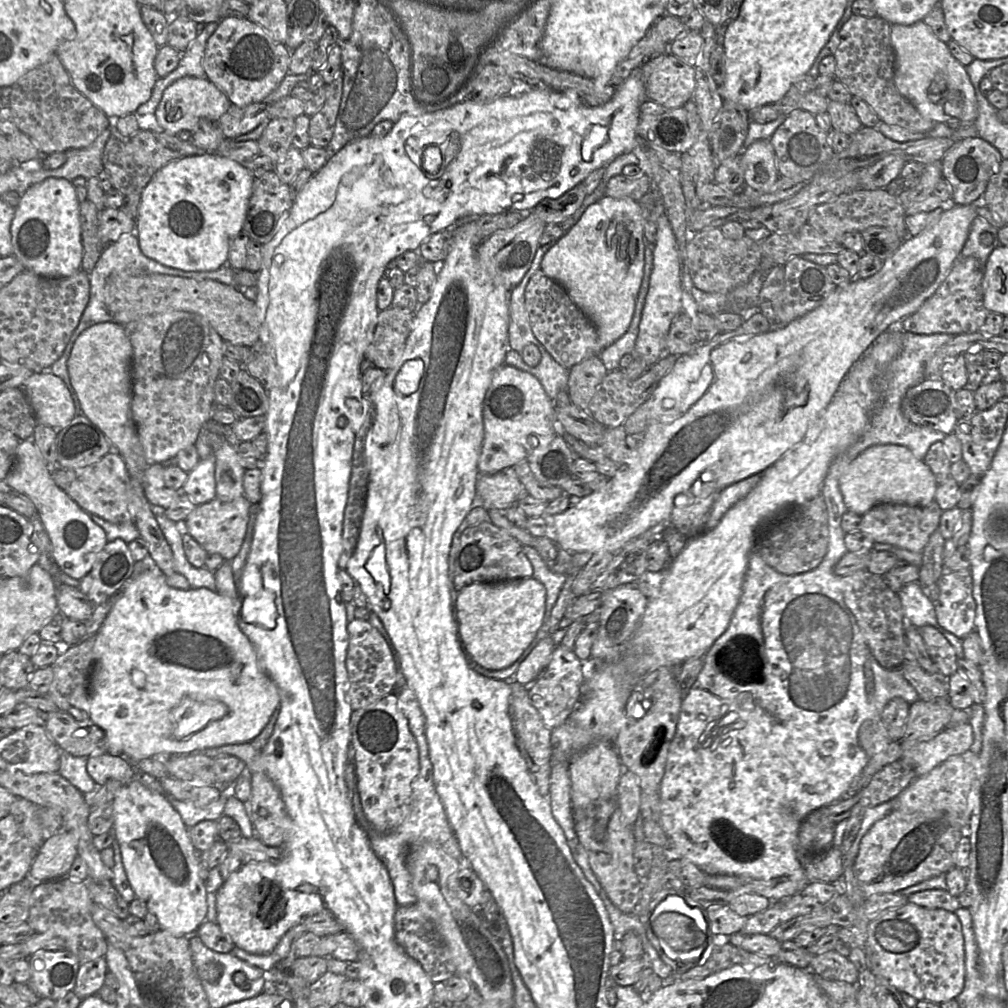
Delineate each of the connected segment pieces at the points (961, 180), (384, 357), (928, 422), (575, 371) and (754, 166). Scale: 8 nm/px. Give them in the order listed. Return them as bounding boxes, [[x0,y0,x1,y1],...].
[[942,137,1002,206],[364,307,414,371],[901,378,958,434],[568,355,607,411],[740,140,780,193]]

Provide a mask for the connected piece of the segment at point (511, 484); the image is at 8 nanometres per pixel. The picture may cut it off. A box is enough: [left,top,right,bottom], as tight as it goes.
[476,467,524,512]

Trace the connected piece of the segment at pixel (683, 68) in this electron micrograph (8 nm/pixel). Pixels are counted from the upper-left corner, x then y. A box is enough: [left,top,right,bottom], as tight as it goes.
[641,53,695,109]

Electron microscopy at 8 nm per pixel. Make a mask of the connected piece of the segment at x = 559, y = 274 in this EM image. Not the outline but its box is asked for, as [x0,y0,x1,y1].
[541,197,646,349]

